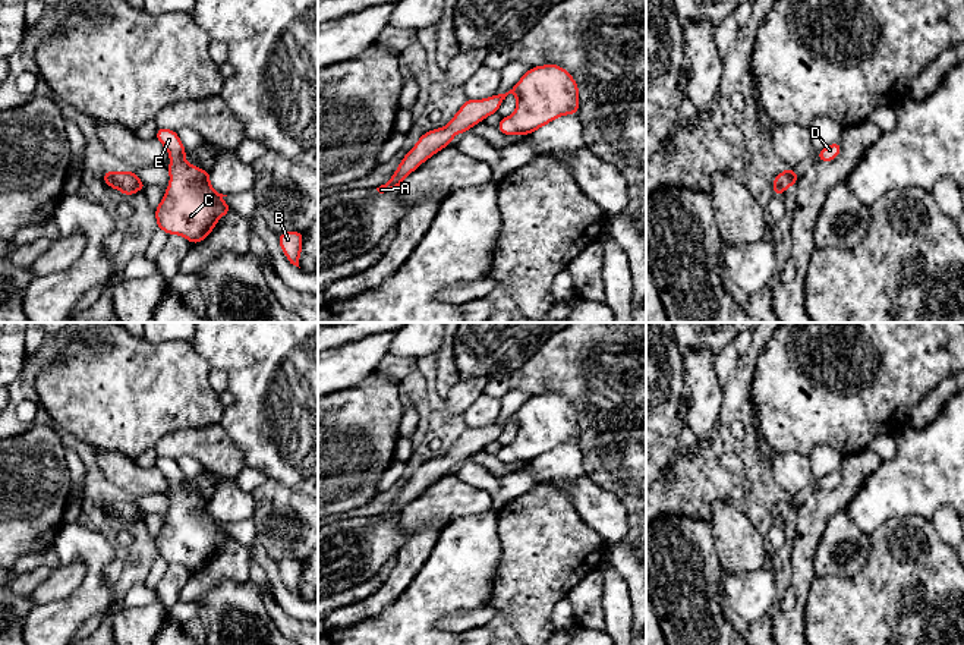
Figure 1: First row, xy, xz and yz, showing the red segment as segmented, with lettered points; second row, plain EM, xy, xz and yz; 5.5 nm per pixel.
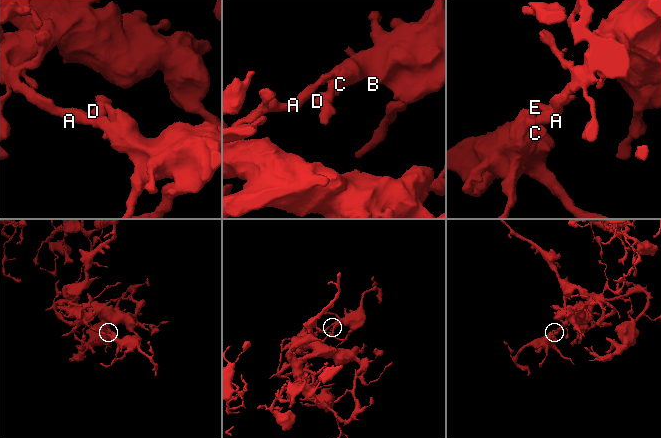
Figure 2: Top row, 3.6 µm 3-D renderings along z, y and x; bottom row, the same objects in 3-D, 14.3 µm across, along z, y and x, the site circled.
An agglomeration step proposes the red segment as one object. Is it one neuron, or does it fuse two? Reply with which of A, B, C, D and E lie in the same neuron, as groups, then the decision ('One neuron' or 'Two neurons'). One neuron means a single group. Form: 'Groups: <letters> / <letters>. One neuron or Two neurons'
Groups: A B C D E. One neuron

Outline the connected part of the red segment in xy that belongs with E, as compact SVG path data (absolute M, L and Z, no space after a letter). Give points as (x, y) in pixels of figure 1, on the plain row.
M158 456L155 468L170 484L170 512L155 537L157 556L190 572L201 572L233 537L221 528L227 523L215 520L210 513L211 500L185 488L186 476L177 460Z

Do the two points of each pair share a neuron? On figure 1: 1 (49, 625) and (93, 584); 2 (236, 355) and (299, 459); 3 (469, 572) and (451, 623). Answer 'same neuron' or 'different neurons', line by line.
1: same neuron
2: same neuron
3: different neurons

